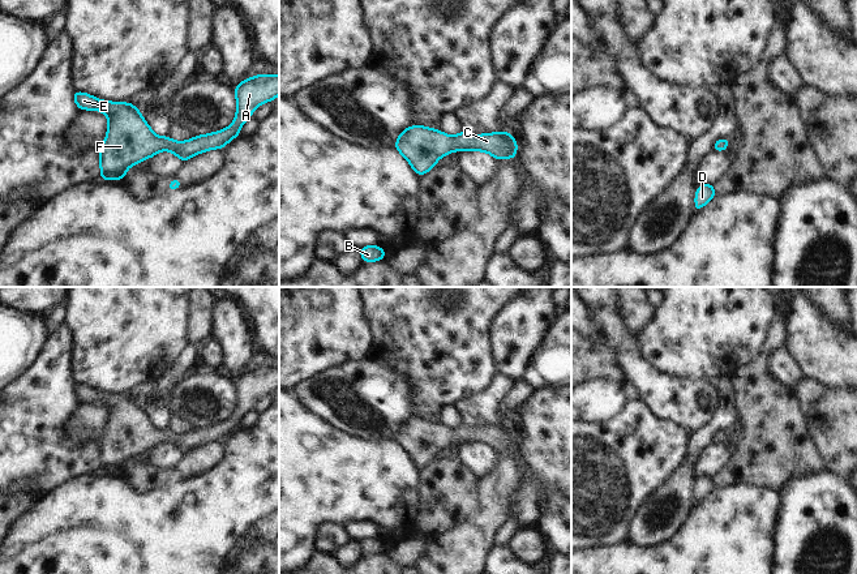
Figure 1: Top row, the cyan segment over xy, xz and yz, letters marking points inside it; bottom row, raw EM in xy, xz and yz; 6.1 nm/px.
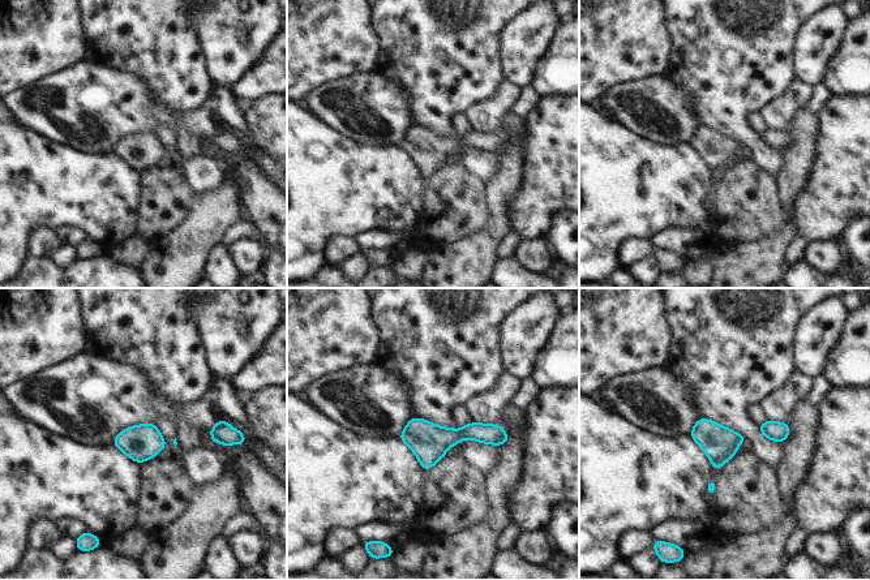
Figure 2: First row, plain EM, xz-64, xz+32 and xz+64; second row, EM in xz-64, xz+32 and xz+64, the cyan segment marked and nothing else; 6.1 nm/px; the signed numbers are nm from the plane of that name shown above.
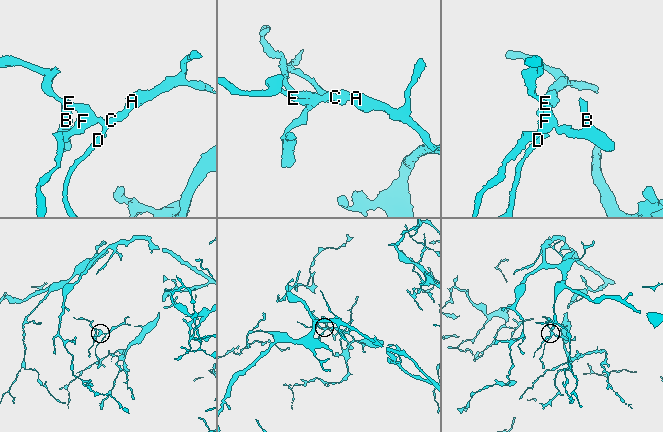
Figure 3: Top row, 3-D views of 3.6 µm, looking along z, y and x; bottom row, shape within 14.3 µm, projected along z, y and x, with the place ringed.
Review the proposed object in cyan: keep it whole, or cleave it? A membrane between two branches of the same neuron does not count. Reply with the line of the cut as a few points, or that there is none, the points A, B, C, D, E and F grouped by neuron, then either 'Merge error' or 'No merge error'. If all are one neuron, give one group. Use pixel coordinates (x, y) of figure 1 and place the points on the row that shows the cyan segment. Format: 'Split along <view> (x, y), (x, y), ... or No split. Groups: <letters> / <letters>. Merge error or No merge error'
No split. Groups: A B C D E F. No merge error

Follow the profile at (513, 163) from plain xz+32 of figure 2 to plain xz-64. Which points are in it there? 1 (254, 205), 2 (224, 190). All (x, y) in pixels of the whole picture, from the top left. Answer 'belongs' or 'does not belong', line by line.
1: does not belong
2: belongs

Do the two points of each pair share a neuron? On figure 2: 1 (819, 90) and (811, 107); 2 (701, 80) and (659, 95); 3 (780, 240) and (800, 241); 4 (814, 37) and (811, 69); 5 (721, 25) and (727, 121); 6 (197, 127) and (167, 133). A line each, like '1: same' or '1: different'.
1: same
2: different
3: different
4: same
5: same
6: different

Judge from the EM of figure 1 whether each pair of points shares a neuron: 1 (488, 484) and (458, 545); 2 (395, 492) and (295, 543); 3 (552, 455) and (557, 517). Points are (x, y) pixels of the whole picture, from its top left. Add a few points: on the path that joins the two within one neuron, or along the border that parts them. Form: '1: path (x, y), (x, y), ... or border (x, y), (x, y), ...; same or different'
1: path (488, 500), (488, 515), (474, 530); same
2: path (369, 492), (339, 492), (315, 517); same
3: border (557, 492), (547, 489), (540, 492), (538, 518); different

